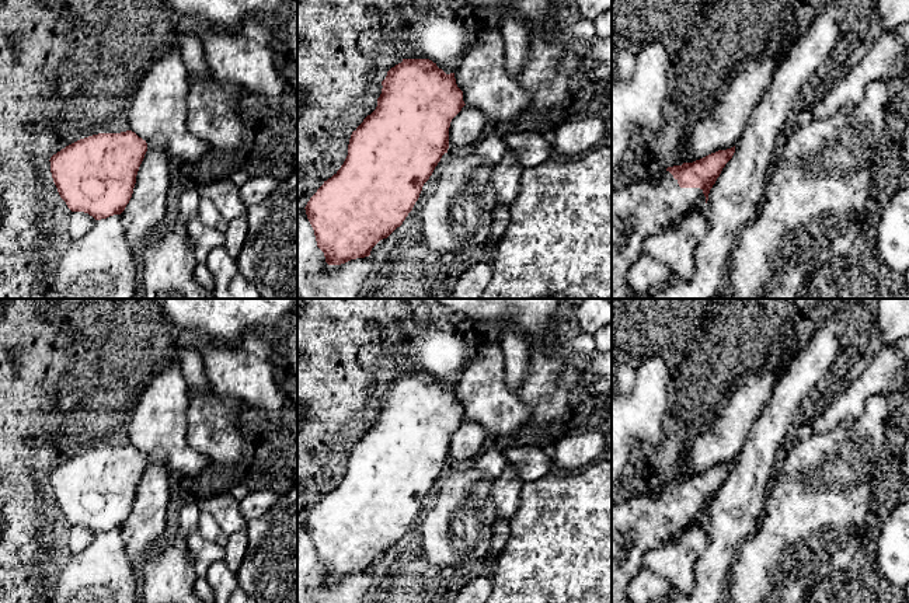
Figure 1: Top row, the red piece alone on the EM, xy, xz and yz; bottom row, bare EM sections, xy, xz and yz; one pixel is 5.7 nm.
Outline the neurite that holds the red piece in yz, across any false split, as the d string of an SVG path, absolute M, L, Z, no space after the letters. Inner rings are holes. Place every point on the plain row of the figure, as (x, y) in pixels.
M735 460L693 477L668 481L654 489L642 485L612 503L612 603L630 603L627 586L642 569L641 562L647 553L669 543L692 526L704 524L710 503L734 467Z

